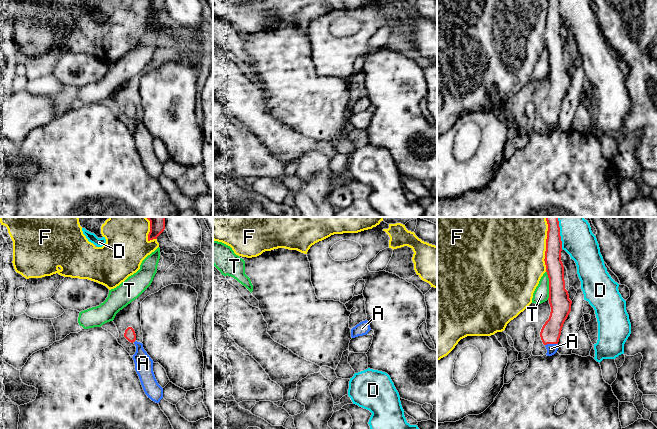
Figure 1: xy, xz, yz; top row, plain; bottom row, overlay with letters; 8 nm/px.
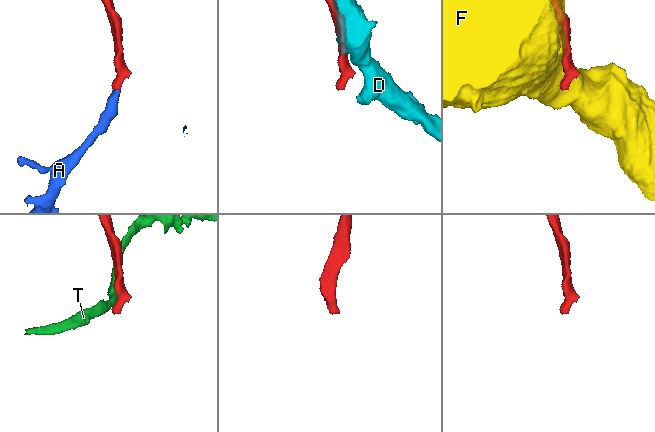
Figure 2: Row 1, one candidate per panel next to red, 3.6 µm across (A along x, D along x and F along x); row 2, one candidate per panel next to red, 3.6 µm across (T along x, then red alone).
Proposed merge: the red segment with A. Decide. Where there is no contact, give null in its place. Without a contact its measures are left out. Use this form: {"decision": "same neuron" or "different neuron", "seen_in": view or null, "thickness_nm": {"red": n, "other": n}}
{"decision": "same neuron", "seen_in": "yz", "thickness_nm": {"red": 160, "other": 80}}

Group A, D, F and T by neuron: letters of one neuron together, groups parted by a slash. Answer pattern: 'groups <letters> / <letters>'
groups A / D / F / T

